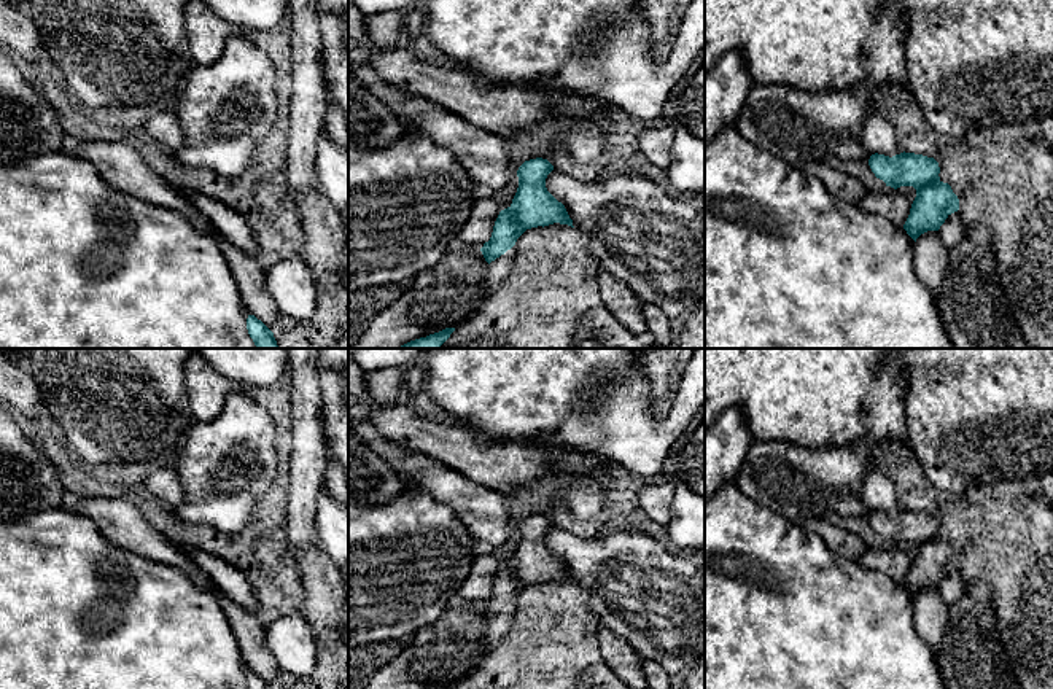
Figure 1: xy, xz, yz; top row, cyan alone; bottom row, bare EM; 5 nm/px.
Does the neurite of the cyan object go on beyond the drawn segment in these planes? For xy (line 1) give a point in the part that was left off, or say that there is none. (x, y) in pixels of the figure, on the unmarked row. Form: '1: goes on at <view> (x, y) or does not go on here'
1: does not go on here

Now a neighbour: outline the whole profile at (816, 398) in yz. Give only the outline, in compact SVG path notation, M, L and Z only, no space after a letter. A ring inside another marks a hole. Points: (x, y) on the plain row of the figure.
M705 348L705 428L727 409L741 406L748 430L754 441L787 441L808 449L861 442L884 453L897 446L908 446L905 422L905 374L899 368L902 350L903 348Z

